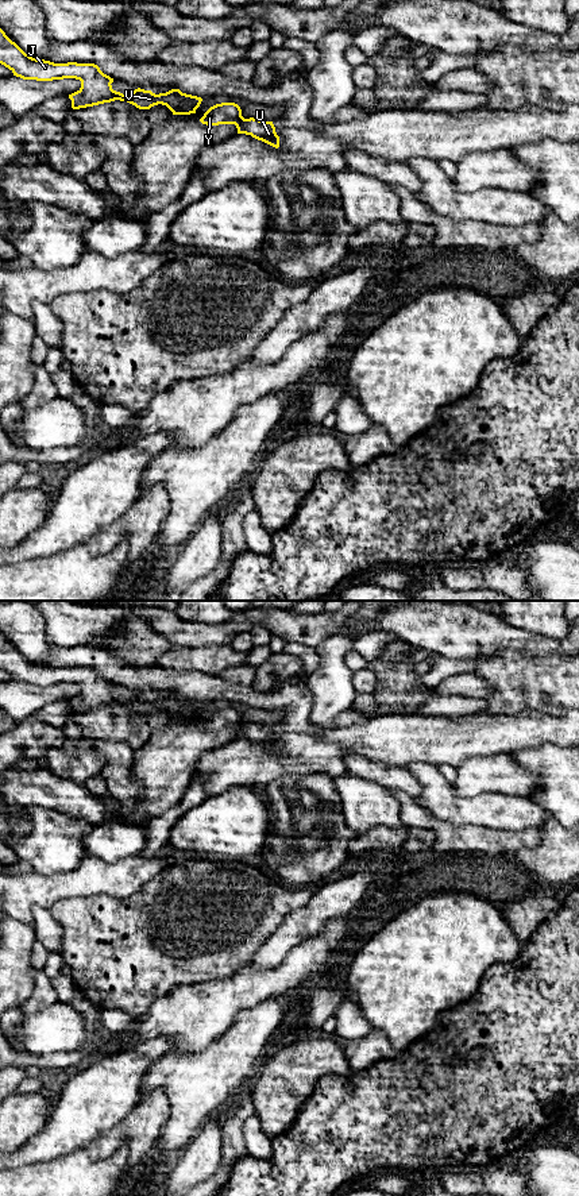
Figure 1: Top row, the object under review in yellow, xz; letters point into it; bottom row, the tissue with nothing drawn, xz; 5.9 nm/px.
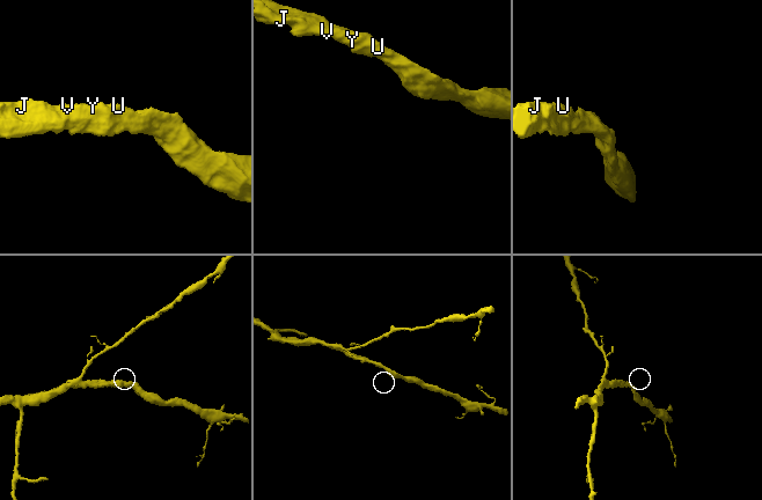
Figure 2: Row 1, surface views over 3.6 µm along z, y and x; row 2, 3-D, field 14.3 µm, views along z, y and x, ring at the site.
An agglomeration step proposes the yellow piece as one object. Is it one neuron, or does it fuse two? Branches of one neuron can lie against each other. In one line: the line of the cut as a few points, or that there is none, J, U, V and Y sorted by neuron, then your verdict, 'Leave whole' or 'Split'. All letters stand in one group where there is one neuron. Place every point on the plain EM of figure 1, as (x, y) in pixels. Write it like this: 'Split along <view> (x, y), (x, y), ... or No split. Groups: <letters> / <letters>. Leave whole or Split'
No split. Groups: J U V Y. Leave whole

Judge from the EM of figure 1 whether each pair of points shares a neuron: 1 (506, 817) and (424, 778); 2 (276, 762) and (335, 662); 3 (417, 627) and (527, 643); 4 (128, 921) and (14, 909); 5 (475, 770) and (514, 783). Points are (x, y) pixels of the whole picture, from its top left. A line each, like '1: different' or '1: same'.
1: same
2: different
3: same
4: different
5: same

